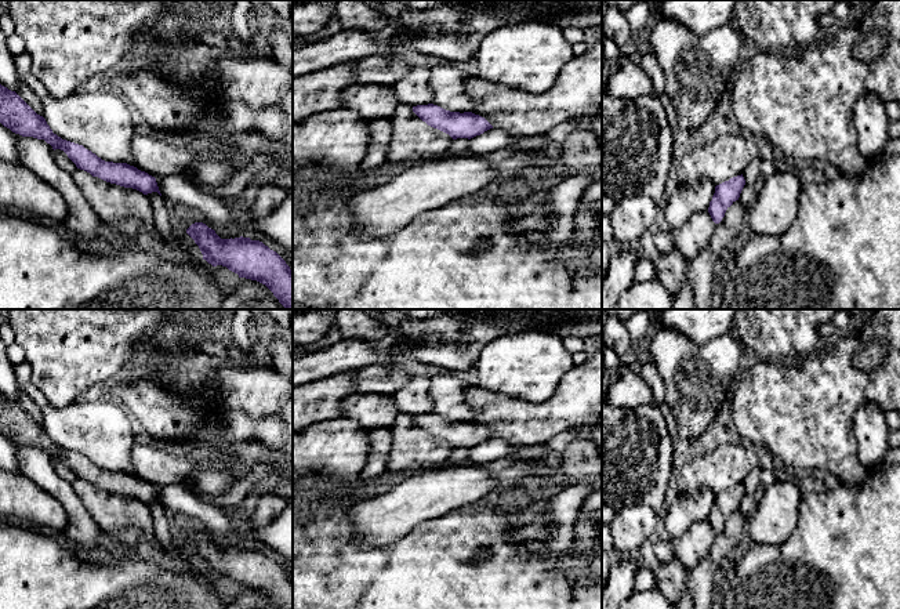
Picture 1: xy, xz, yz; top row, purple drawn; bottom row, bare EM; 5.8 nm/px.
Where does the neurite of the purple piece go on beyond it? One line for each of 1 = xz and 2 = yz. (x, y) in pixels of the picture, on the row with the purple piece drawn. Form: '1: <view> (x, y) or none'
1: none
2: none

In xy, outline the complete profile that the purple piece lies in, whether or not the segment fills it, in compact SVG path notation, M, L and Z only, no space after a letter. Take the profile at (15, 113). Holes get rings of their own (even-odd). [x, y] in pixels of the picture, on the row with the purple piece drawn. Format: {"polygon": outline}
{"polygon": "M0 84L0 123L22 137L44 139L52 149L63 151L77 168L106 182L133 188L144 195L160 191L156 178L127 163L105 162L83 145L62 139L46 119L37 115L15 91Z"}

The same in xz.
{"polygon": "M417 105L413 112L428 126L449 134L453 139L473 138L493 128L482 116L472 112L450 112L438 105Z"}

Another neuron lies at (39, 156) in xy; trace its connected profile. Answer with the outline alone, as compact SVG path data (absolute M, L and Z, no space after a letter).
M15 134L21 163L44 182L51 185L68 204L66 225L72 231L72 240L84 246L94 239L102 220L86 200L72 174L55 162L55 152L44 139Z

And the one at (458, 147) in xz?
M457 138L451 142L446 155L449 156L465 155L468 145L469 145L468 138Z

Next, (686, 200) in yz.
M696 181L687 186L678 184L664 207L671 229L681 228L696 213L708 211L715 186L711 181Z

